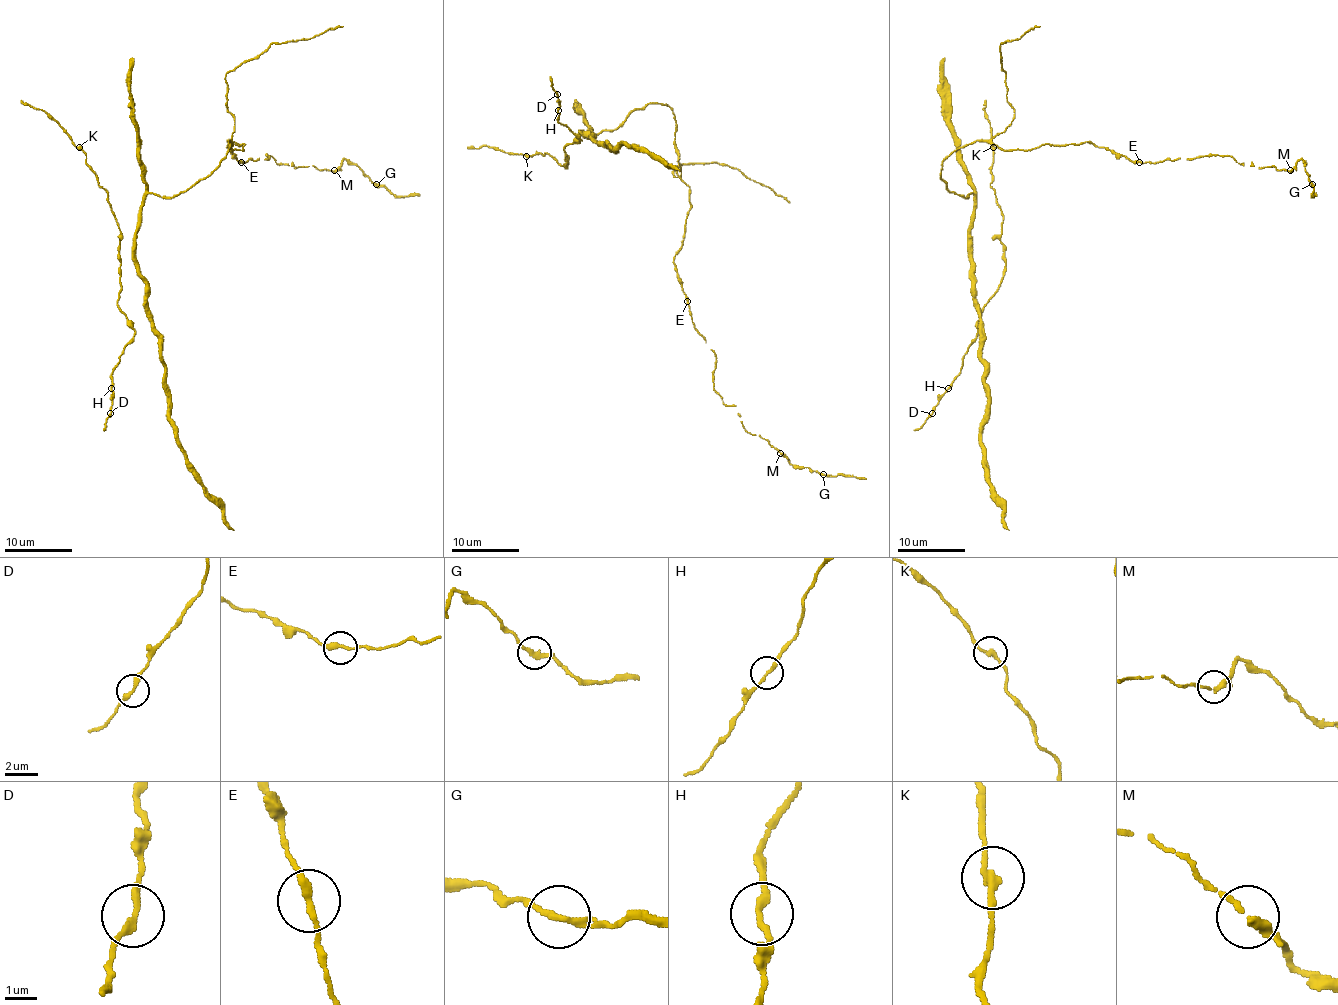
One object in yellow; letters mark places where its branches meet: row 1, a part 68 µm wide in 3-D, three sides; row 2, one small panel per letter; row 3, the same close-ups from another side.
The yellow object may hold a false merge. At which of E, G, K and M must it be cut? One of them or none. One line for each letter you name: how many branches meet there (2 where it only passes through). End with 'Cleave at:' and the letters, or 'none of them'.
Cleave at: none of them

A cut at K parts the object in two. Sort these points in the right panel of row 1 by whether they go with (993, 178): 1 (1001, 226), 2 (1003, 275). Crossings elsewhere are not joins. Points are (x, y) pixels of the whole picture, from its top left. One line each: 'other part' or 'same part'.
1: same part
2: same part

